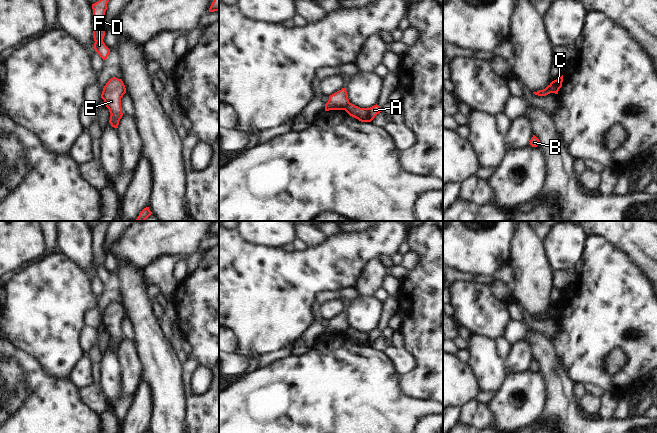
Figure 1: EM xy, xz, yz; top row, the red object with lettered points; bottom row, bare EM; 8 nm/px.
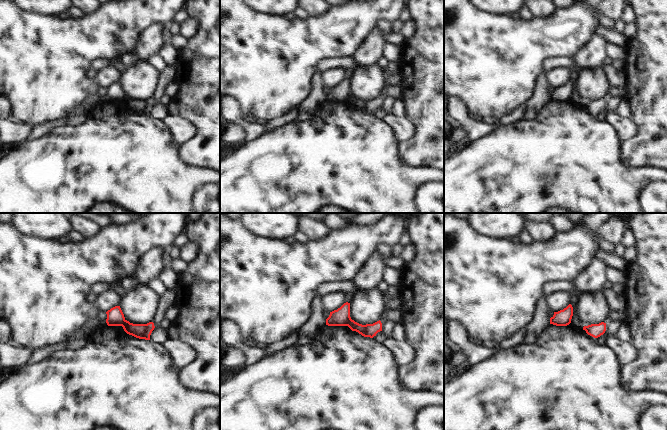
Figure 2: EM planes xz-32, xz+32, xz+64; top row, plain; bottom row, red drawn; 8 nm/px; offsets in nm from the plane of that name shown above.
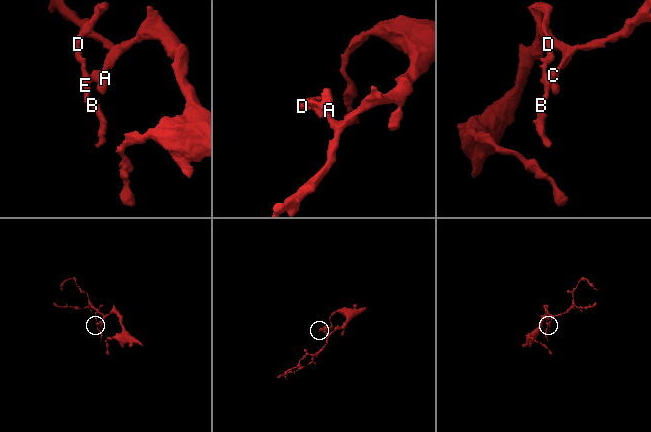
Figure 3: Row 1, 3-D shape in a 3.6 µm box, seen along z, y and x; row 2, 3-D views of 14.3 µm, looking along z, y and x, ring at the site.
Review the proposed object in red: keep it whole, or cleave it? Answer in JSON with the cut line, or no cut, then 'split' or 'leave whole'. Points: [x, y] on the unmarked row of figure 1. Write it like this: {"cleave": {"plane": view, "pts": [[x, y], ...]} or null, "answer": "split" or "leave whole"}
{"cleave": {"plane": "xz", "pts": [[349, 326], [344, 333]]}, "answer": "split"}

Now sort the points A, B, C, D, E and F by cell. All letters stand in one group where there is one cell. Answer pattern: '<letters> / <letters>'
A C / B D E F

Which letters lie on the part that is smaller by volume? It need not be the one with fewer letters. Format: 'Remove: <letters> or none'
Remove: B, D, E, F

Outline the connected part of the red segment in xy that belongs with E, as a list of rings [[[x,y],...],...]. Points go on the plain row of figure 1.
[[[113,301],[106,307],[101,318],[101,322],[111,338],[109,347],[114,352],[118,352],[119,345],[123,340],[121,322],[125,317],[125,309],[122,303]]]

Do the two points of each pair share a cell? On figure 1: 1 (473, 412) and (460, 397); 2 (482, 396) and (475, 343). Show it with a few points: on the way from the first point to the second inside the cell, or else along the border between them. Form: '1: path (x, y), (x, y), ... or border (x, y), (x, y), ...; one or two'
1: border (475, 398), (461, 406); two
2: border (480, 390), (486, 390), (493, 394); two

